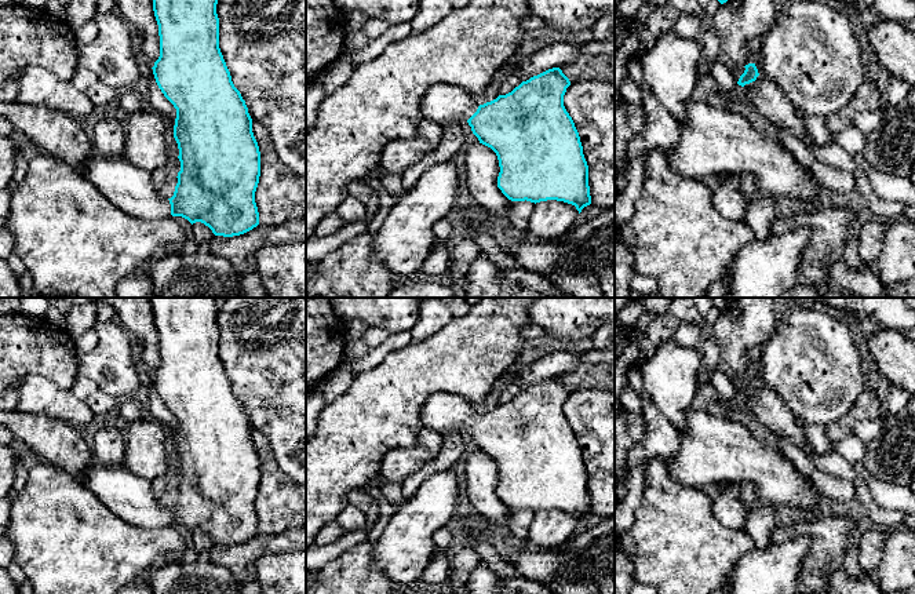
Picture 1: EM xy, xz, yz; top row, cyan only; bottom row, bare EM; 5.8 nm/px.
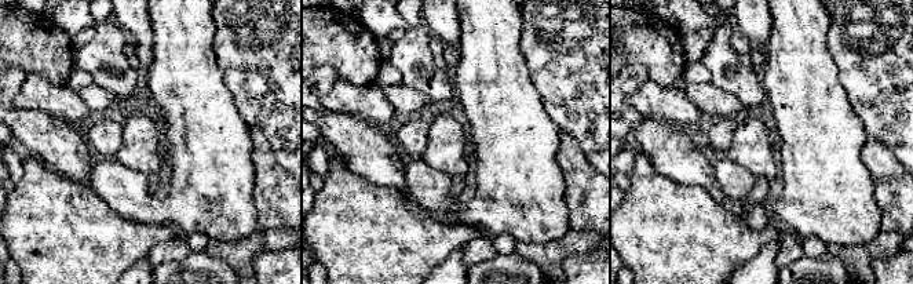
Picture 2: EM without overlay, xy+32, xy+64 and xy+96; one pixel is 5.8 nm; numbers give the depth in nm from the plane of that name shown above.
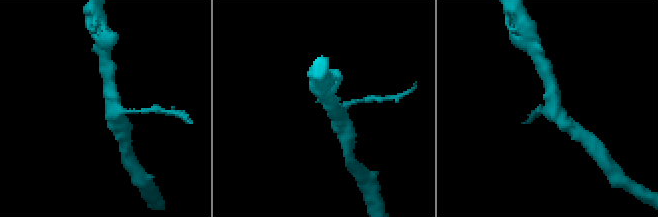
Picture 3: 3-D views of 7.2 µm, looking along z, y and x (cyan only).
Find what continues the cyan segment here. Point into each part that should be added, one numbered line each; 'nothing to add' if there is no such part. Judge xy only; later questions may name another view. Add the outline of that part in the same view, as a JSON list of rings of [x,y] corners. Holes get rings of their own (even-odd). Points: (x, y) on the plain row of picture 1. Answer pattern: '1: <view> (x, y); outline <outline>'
1: xy (128, 496); outline [[[96,464],[83,482],[119,518],[132,526],[158,529],[171,524],[169,509],[158,500],[149,480],[123,464]]]

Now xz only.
1: xz (443, 412); outline [[[451,393],[431,394],[420,408],[424,429],[438,433],[467,430],[478,418],[475,405],[460,396]]]

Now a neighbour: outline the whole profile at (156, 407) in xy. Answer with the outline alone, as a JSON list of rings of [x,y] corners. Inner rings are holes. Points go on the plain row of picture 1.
[[[154,383],[149,385],[147,389],[147,397],[149,397],[149,411],[157,419],[161,424],[171,426],[174,429],[175,434],[175,427],[176,427],[176,418],[174,413],[164,405],[161,398],[158,397]]]

